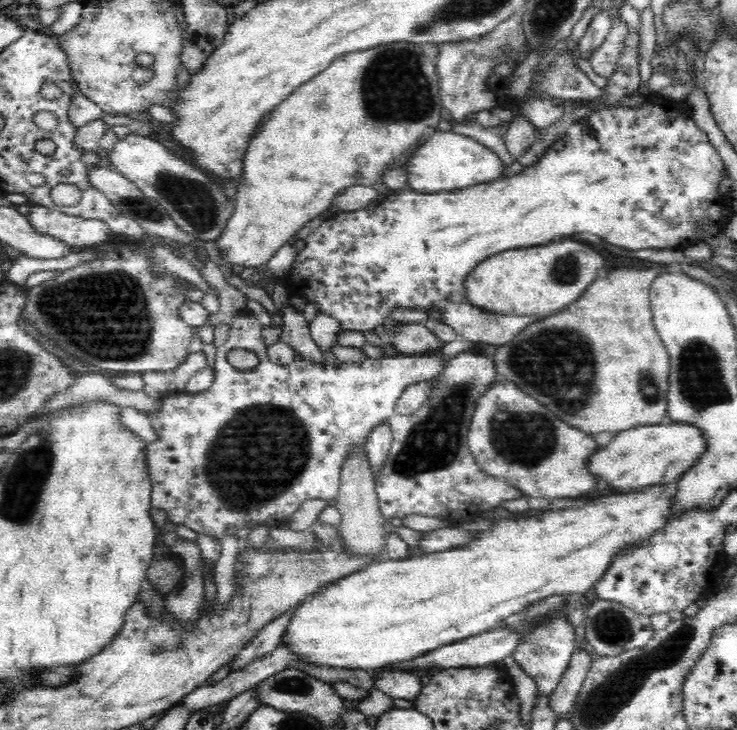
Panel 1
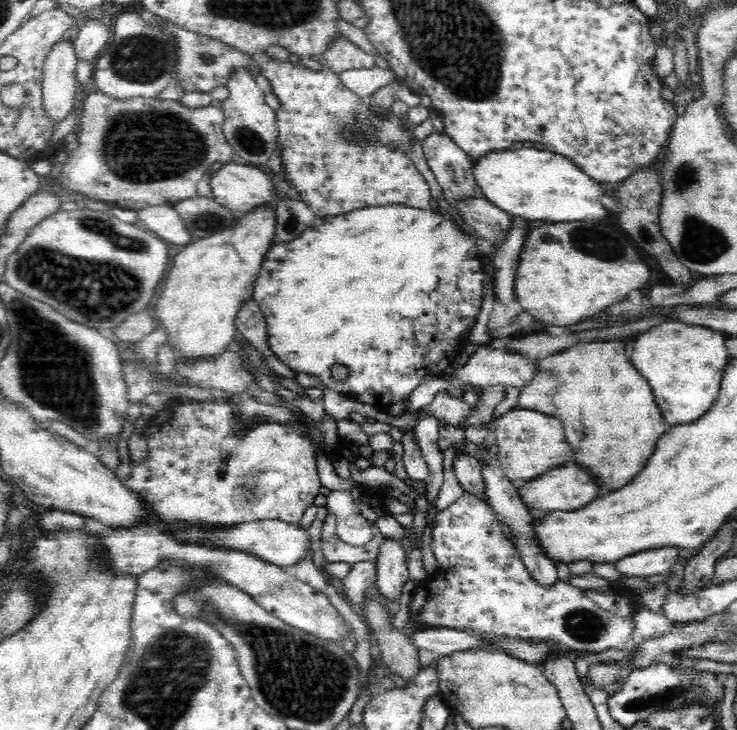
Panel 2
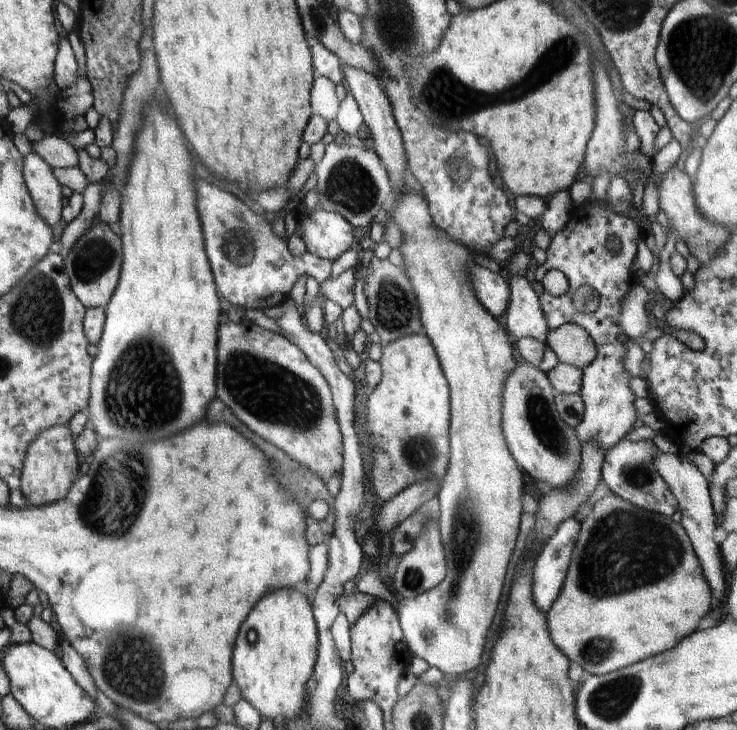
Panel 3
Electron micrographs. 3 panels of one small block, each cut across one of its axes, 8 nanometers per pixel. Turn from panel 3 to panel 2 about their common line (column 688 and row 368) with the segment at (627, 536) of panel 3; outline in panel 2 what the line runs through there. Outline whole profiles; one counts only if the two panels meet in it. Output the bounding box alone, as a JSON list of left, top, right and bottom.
[518,342,672,494]

